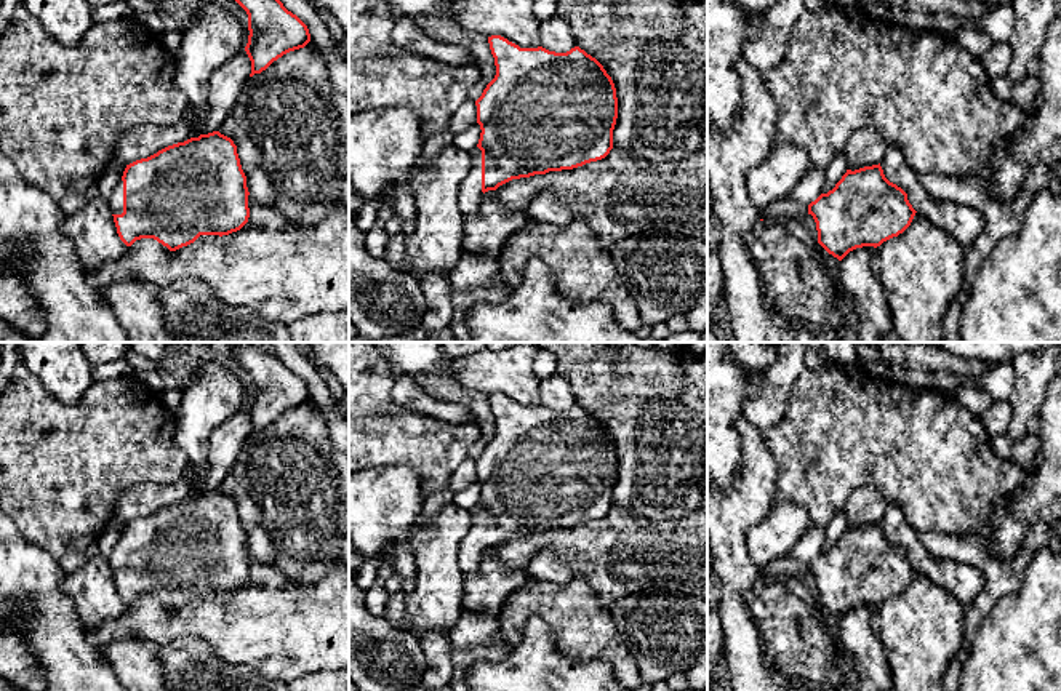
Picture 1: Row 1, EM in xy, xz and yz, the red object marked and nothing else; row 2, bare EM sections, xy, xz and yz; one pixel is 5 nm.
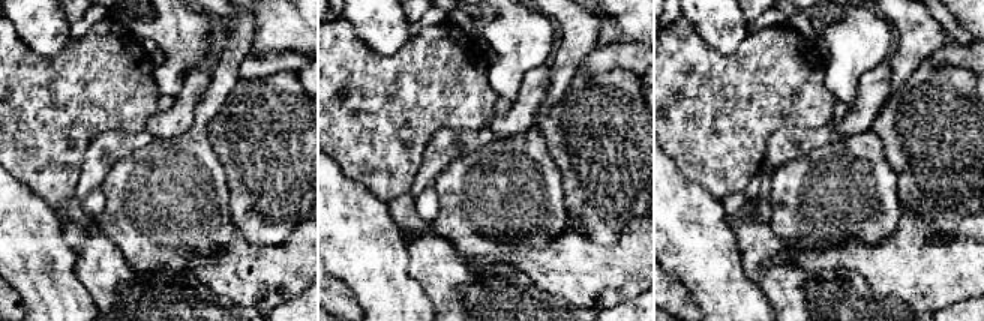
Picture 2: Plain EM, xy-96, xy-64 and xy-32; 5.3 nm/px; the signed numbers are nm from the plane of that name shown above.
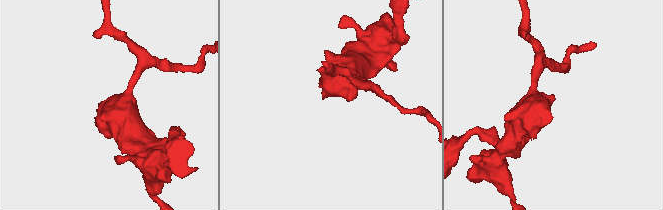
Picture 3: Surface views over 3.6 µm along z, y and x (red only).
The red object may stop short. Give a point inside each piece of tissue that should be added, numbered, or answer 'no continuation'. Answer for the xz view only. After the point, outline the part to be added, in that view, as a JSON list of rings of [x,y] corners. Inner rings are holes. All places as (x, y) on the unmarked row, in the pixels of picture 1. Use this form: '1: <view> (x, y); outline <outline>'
1: xz (469, 554); outline [[[475,505],[470,510],[472,526],[462,537],[458,550],[458,566],[461,569],[462,577],[472,576],[477,573],[480,558],[483,555],[482,550],[482,509]]]

